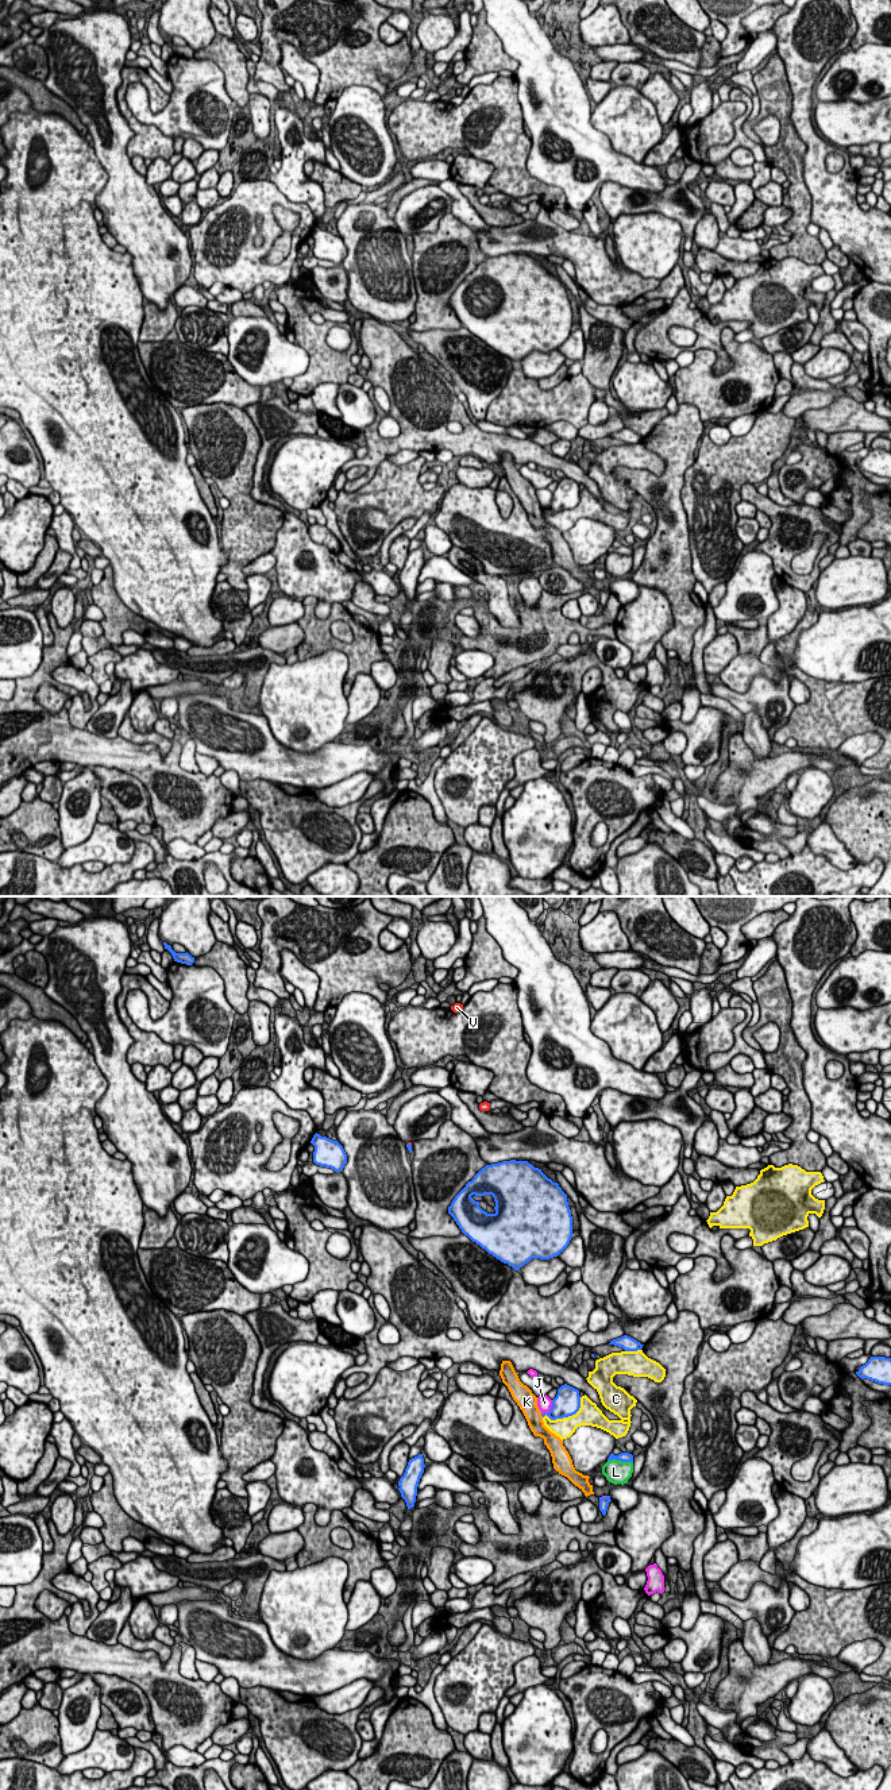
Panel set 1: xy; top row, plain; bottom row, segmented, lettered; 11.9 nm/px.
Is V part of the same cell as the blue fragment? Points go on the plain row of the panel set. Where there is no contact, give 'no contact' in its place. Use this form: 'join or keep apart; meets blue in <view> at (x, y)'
join; meets blue in xy at (408, 236)

